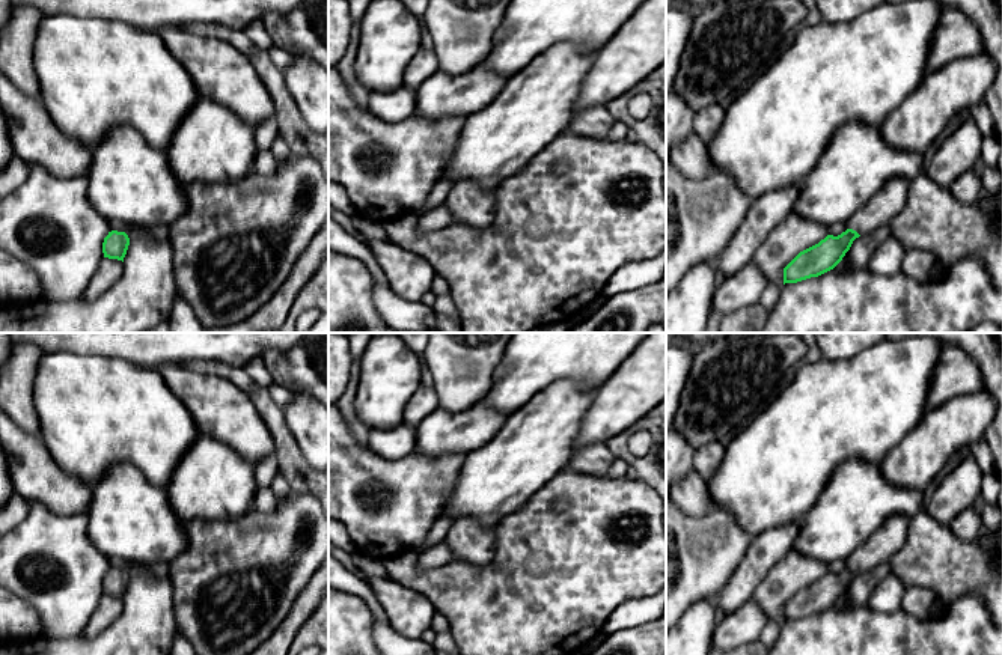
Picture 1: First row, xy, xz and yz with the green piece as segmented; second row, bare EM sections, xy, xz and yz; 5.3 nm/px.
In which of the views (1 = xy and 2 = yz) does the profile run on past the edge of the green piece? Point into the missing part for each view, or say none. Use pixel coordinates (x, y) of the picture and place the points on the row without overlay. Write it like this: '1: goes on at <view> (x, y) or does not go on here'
1: does not go on here
2: goes on at yz (889, 538)

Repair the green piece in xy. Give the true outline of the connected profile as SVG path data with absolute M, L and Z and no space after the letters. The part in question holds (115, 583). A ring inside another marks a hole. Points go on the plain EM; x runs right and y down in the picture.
M112 568L108 569L102 580L104 595L118 596L124 599L128 583L130 575L125 569Z

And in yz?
M904 513L889 516L884 524L848 559L838 574L827 572L818 581L800 589L784 605L784 622L818 614L833 607L850 587L853 578L889 562L907 539L909 518Z

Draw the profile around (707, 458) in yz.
M711 441L707 446L695 450L693 464L695 470L701 474L701 477L708 483L719 464L723 459L725 446L717 441Z

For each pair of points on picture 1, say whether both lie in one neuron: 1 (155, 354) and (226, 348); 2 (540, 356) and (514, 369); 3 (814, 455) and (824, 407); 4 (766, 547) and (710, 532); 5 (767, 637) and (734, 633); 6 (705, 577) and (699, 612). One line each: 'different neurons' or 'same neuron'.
1: same neuron
2: same neuron
3: same neuron
4: different neurons
5: different neurons
6: different neurons

